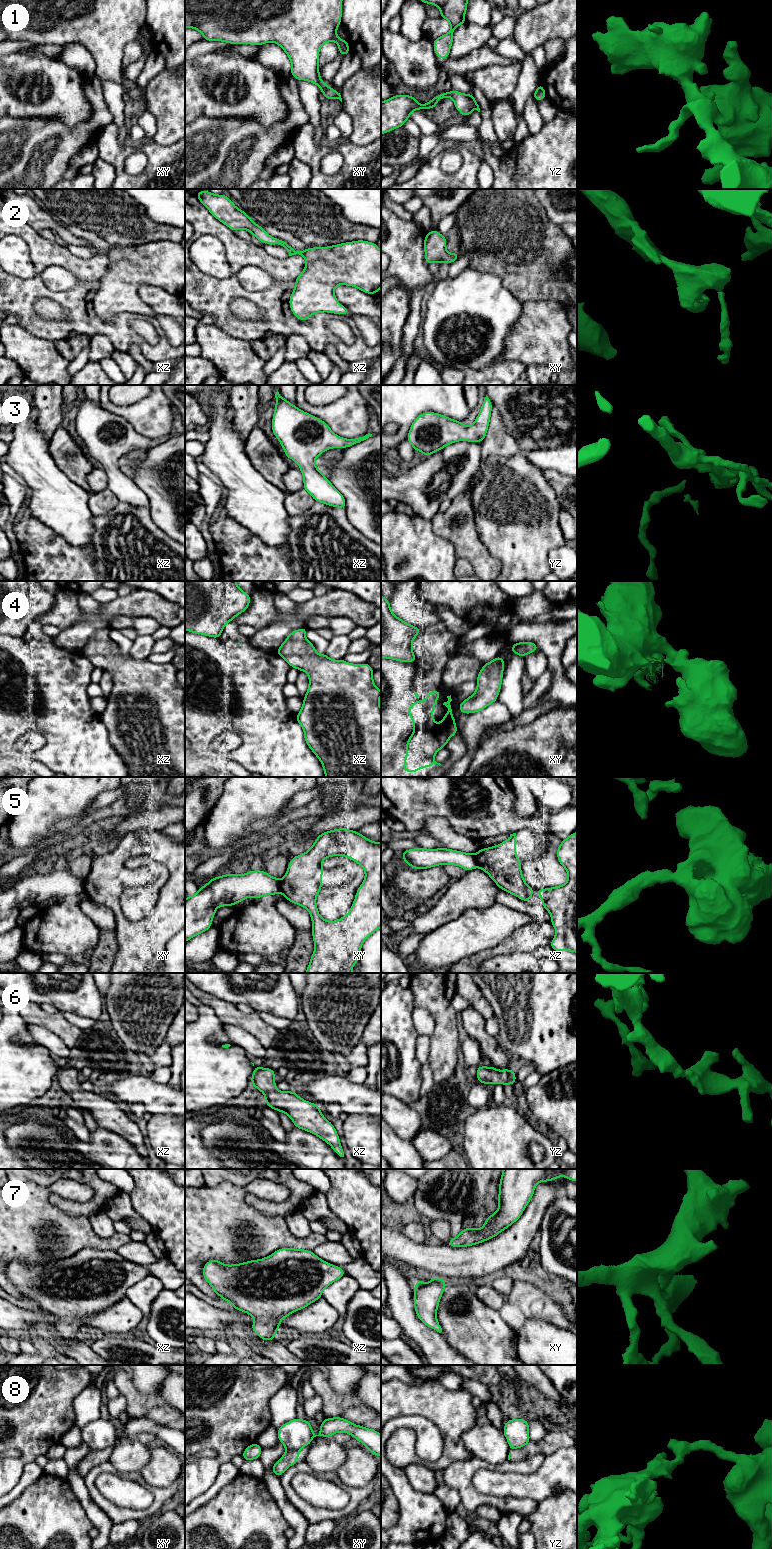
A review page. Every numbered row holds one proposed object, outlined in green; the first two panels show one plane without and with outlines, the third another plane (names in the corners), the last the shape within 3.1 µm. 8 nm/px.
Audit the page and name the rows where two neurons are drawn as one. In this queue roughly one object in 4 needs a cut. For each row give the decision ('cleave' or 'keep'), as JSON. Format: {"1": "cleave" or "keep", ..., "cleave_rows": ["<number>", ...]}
{"1": "keep", "2": "keep", "3": "keep", "4": "keep", "5": "cleave", "6": "keep", "7": "keep", "8": "cleave", "cleave_rows": ["5", "8"]}

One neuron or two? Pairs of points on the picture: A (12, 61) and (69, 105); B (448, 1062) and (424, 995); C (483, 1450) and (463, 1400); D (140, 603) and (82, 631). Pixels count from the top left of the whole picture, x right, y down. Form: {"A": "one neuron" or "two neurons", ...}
{"A": "one neuron", "B": "one neuron", "C": "two neurons", "D": "one neuron"}

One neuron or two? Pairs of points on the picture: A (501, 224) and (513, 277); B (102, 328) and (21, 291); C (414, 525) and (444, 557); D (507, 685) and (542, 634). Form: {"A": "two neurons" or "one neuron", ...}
{"A": "one neuron", "B": "one neuron", "C": "one neuron", "D": "two neurons"}

